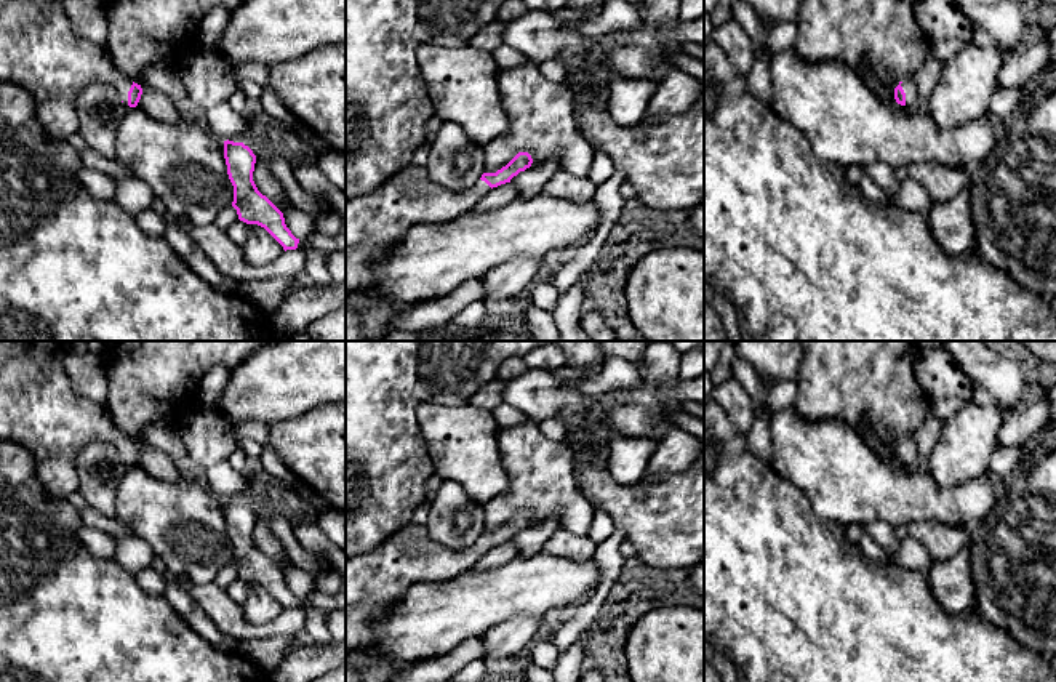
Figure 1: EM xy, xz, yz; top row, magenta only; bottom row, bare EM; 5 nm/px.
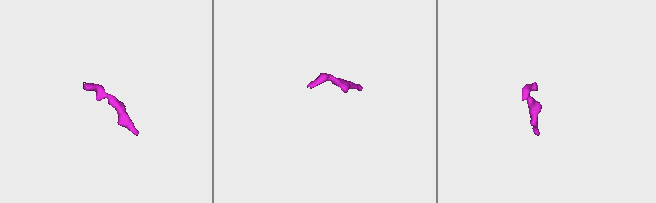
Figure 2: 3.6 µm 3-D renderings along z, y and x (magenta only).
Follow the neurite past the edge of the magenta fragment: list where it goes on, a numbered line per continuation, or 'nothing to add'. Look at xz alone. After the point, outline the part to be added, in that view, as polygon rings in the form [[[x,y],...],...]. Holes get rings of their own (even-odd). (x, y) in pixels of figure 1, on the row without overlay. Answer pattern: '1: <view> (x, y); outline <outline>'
1: xz (376, 580); outline [[[411,522],[371,552],[346,557],[346,655],[365,652],[373,660],[373,612],[387,610],[414,584],[440,584],[472,570],[490,549],[480,538],[453,551]]]

